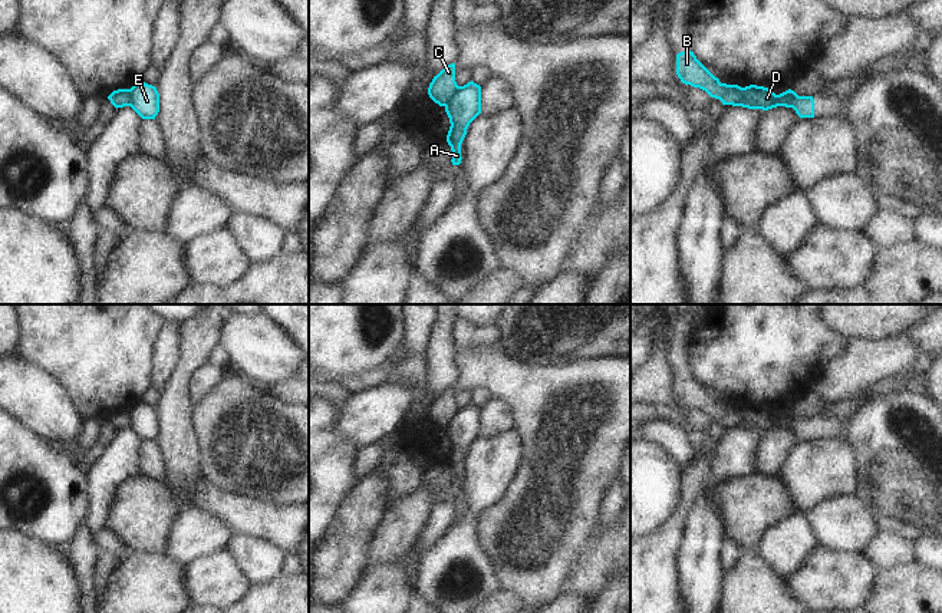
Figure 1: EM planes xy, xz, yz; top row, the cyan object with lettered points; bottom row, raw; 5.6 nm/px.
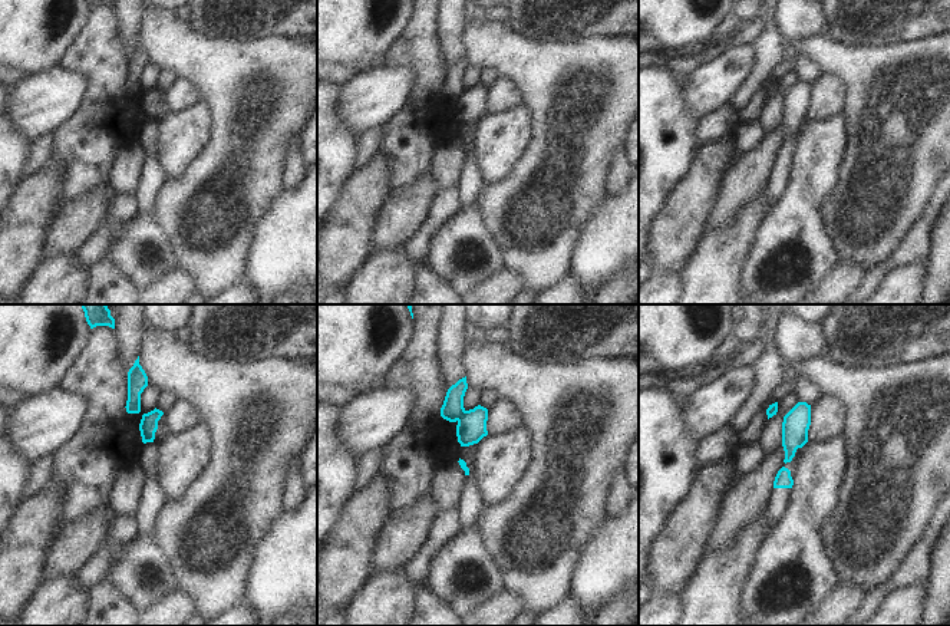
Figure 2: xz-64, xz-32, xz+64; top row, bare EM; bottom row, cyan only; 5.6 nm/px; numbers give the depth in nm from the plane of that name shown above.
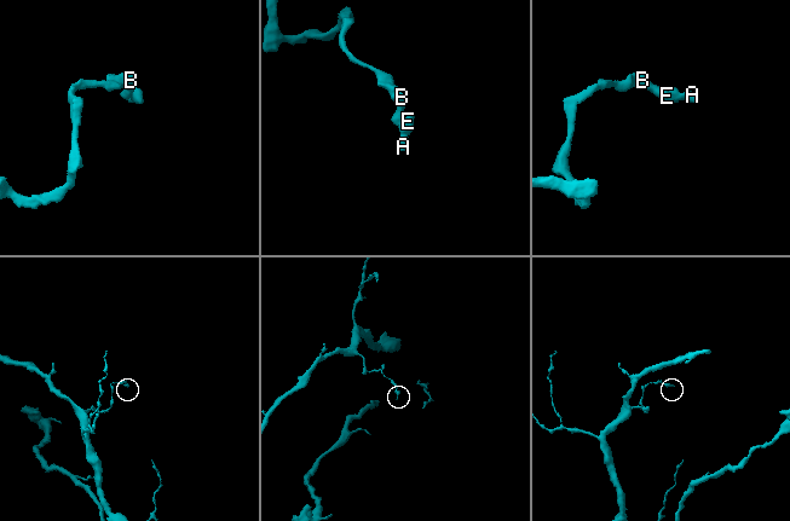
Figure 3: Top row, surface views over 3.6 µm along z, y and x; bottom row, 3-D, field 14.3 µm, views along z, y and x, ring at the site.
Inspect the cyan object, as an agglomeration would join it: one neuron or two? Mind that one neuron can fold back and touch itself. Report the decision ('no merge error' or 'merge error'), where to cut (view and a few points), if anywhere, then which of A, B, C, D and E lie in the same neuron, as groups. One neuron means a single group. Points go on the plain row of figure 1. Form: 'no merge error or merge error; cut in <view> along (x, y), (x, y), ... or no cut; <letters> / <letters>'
merge error; cut in xz along (458, 408), (445, 428); A D E / B C

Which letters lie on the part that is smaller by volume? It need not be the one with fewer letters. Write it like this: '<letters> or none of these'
A, D, E

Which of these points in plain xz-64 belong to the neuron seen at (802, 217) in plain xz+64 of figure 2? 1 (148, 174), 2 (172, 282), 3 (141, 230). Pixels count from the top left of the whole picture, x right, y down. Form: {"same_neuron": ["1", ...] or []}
{"same_neuron": ["3"]}

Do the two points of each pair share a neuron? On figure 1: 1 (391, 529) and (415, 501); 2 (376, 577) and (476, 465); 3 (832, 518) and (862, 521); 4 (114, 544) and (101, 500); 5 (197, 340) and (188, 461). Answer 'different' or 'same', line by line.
1: same
2: different
3: same
4: different
5: same

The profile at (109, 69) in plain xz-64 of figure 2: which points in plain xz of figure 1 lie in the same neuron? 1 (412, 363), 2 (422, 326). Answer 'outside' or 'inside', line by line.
1: inside
2: inside

